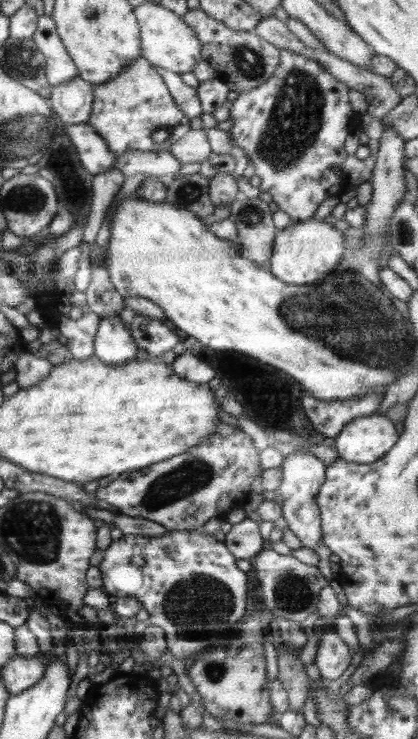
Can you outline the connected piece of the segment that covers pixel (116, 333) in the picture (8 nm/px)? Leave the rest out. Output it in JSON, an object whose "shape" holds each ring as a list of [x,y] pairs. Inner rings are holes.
{"shape":[[[119,316],[106,317],[101,319],[95,339],[94,339],[94,356],[100,358],[106,364],[122,364],[137,358],[136,354],[141,352],[140,347],[136,344],[130,328],[126,326]]]}

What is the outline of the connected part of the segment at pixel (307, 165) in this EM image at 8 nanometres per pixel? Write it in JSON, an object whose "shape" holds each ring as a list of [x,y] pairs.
{"shape":[[[280,49],[280,63],[278,63],[278,67],[272,73],[272,77],[268,77],[264,85],[257,86],[247,93],[239,93],[238,98],[228,103],[221,115],[234,122],[234,126],[228,131],[229,135],[233,137],[236,144],[248,155],[248,160],[254,163],[254,167],[256,167],[255,181],[259,185],[260,191],[271,194],[274,200],[273,208],[279,209],[281,212],[286,212],[292,222],[305,222],[306,220],[314,219],[315,213],[324,199],[330,196],[338,196],[347,189],[346,180],[342,179],[340,173],[340,166],[348,156],[346,150],[344,150],[346,138],[350,134],[358,135],[359,132],[363,131],[360,124],[362,122],[362,119],[360,119],[361,114],[354,111],[350,104],[349,89],[347,84],[333,77],[314,57],[308,57],[308,55],[302,55],[302,53],[294,53],[290,49]]]}

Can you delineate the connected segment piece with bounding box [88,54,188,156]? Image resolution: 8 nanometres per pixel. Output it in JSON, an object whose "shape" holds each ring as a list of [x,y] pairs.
{"shape":[[[142,54],[132,61],[132,65],[124,67],[118,77],[93,85],[93,90],[92,114],[88,124],[107,143],[107,148],[117,156],[130,150],[160,150],[160,144],[153,142],[154,130],[173,128],[184,122],[188,130],[188,117],[174,102],[162,76]]]}

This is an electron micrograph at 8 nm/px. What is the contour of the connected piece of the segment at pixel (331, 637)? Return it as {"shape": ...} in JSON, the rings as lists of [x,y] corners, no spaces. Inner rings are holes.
{"shape":[[[323,629],[322,633],[313,664],[320,671],[320,676],[336,681],[347,670],[353,654],[336,631]]]}

